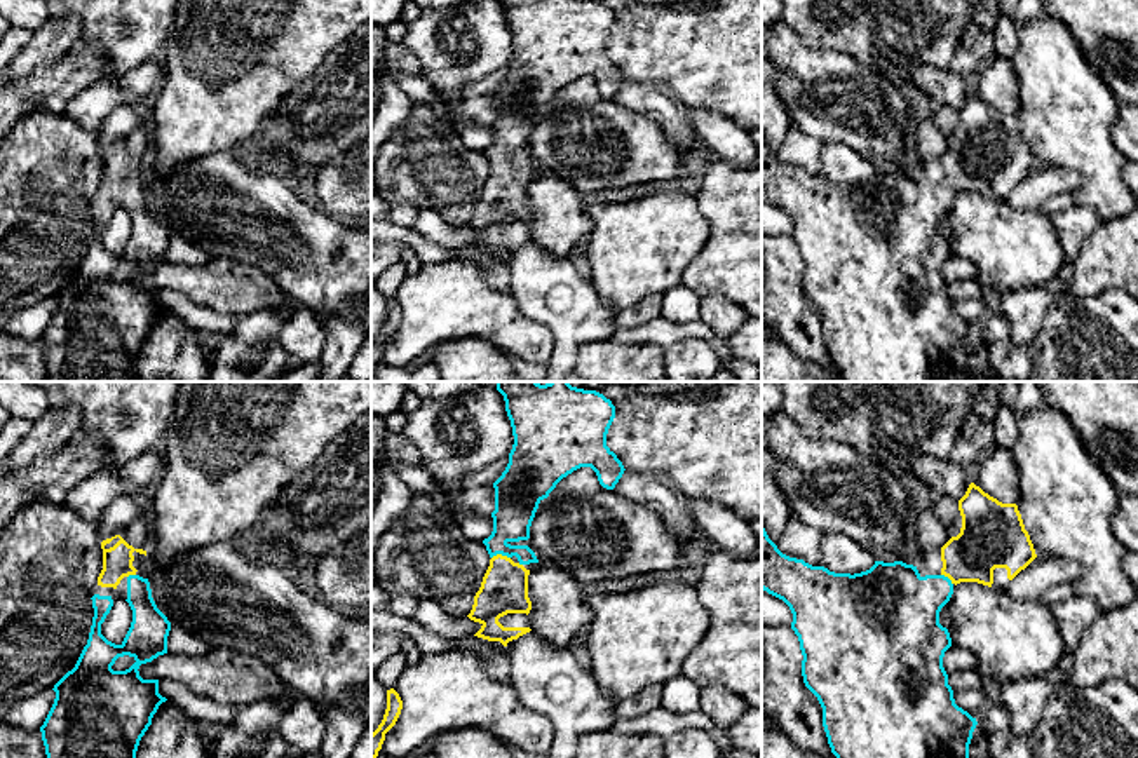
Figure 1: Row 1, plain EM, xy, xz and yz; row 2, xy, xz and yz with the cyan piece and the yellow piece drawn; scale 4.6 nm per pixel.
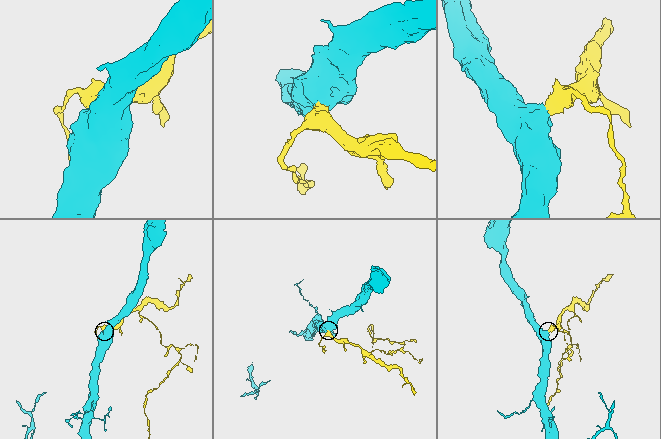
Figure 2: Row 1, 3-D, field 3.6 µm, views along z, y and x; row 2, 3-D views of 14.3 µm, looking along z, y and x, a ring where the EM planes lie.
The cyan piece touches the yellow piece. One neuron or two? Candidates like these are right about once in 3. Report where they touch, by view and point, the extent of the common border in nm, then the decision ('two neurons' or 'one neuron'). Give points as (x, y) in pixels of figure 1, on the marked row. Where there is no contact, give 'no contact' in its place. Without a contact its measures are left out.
meets cyan in xz at (501, 553); contact 90 nm long; one neuron

